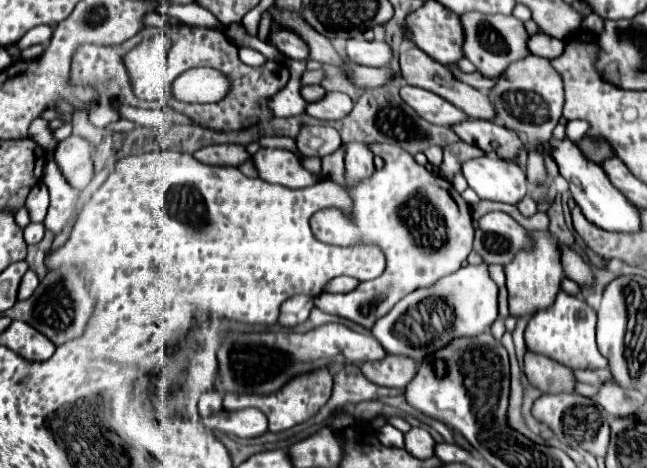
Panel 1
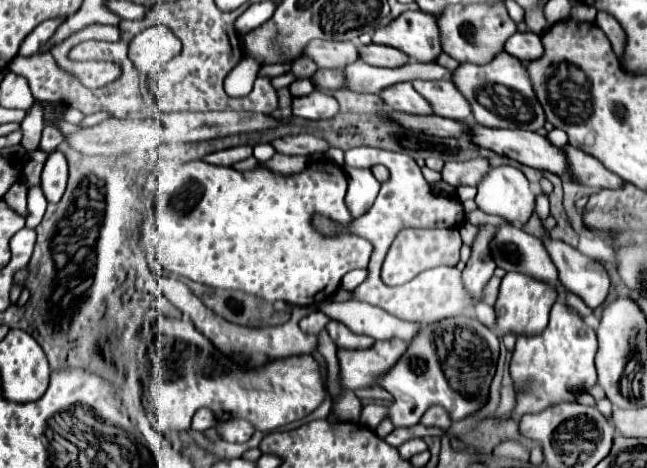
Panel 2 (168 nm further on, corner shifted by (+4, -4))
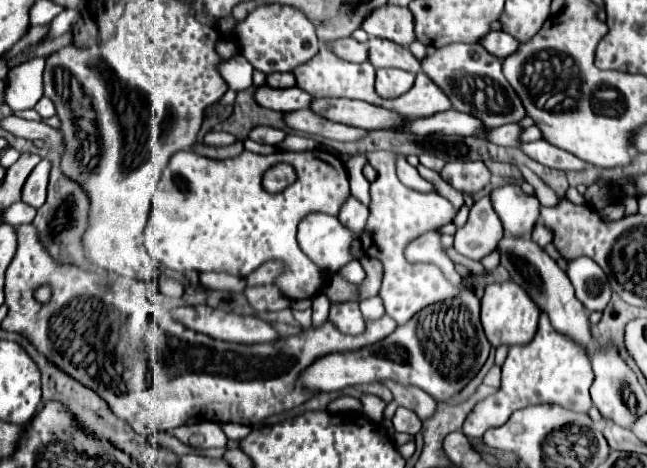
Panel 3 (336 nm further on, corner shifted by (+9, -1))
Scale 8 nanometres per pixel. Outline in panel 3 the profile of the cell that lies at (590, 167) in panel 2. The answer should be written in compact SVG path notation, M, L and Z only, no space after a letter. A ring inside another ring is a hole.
M533 141L533 143L523 143L519 147L527 157L535 159L537 163L545 165L545 167L553 167L553 169L563 169L563 171L579 171L583 169L587 163L577 159L575 155L549 145L547 141Z

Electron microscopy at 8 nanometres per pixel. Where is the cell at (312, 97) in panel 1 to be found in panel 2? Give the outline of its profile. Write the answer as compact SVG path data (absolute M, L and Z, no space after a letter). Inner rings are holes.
M300 78L300 80L296 80L296 82L290 84L290 94L292 94L294 98L308 96L312 90L314 90L314 86L312 86L312 82L310 82L308 78Z

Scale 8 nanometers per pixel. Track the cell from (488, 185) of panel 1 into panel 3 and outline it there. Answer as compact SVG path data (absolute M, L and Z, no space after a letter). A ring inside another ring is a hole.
M503 185L491 191L491 201L507 233L515 237L531 235L541 207L537 197L525 195L519 185Z

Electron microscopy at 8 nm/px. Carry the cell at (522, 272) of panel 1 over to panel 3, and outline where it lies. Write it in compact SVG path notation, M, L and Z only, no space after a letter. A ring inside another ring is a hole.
M513 281L507 283L495 283L485 289L485 295L481 299L481 323L487 335L487 341L491 343L493 349L499 345L525 345L533 339L537 331L537 321L539 321L539 307L531 301L531 297Z

